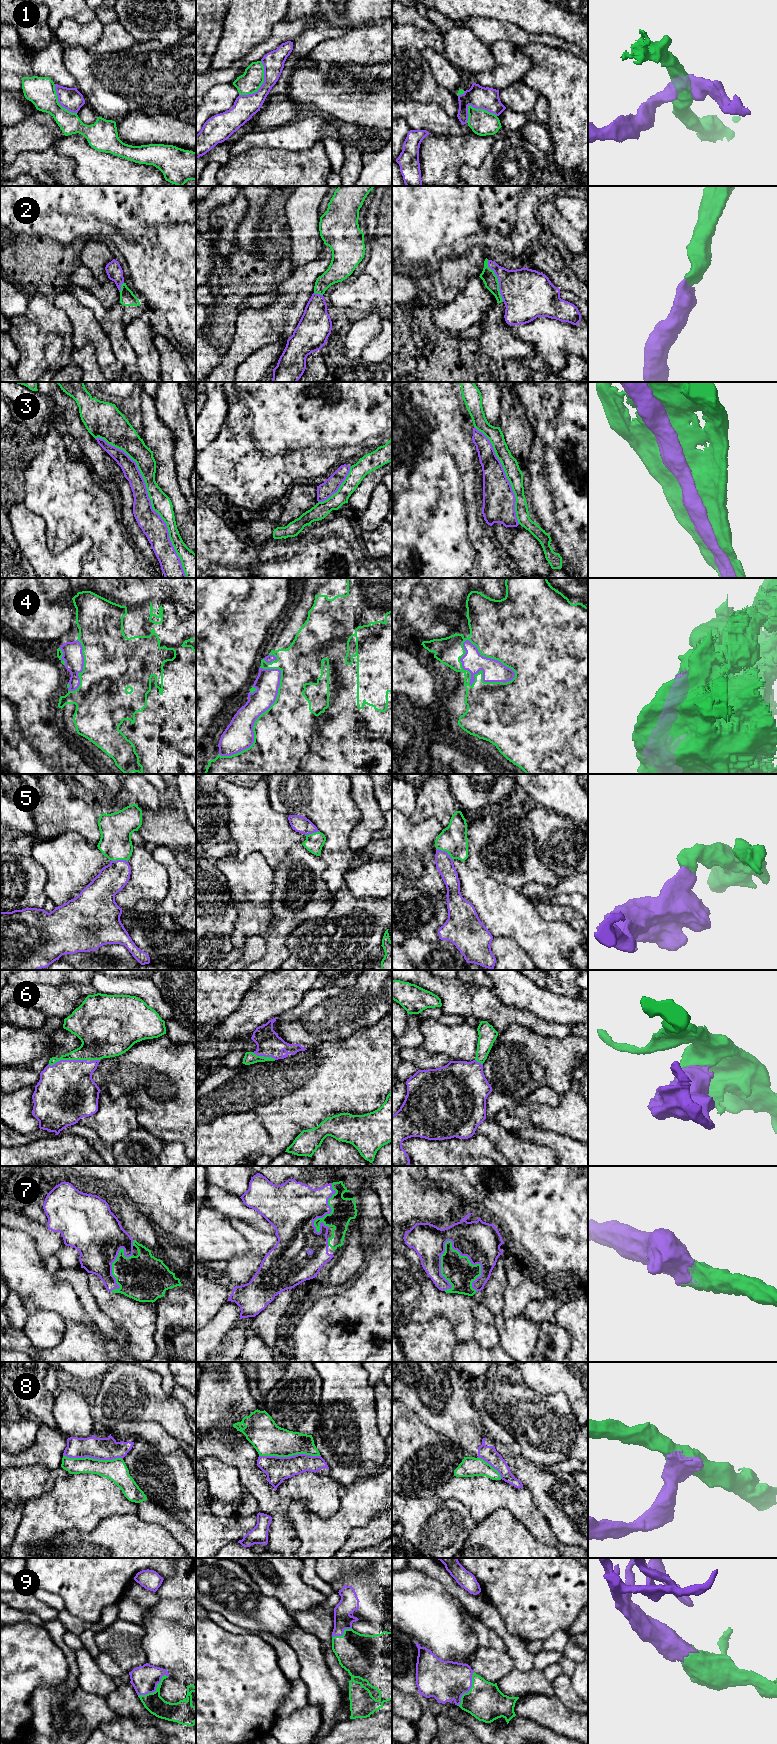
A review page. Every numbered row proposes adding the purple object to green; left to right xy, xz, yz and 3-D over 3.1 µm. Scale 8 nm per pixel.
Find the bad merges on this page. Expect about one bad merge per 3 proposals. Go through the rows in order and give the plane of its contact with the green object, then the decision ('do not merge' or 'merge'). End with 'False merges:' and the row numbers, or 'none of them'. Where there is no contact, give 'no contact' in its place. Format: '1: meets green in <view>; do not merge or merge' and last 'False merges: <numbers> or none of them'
1: meets green in xz; do not merge
2: meets green in yz; merge
3: meets green in xy; do not merge
4: meets green in yz; do not merge
5: meets green in yz; merge
6: meets green in xy; merge
7: meets green in yz; merge
8: meets green in xz; do not merge
9: meets green in xy; merge
False merges: 1, 3, 4, 8

